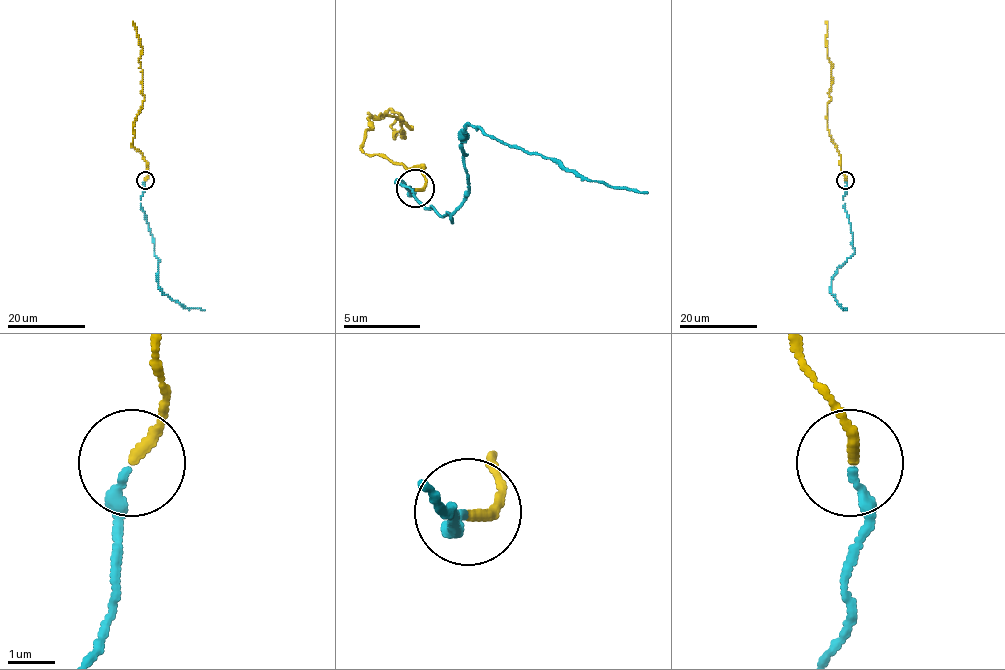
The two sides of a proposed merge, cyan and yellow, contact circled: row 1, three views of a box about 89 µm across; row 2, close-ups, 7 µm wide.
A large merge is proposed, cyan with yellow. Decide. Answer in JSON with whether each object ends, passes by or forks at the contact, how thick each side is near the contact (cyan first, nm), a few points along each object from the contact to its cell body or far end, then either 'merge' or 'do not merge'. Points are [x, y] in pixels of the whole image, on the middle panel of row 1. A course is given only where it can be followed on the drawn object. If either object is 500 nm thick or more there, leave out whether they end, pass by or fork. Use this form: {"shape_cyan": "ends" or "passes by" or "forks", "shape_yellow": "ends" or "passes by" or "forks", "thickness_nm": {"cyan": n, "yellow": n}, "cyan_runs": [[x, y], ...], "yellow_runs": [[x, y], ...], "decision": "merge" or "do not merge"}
{"shape_cyan": "ends", "shape_yellow": "ends", "thickness_nm": {"cyan": 220, "yellow": 240}, "cyan_runs": [[414, 187], [395, 184], [452, 222], [471, 126], [574, 176], [647, 191]], "yellow_runs": [[414, 187], [425, 168], [360, 145], [368, 119], [395, 115], [402, 138], [402, 115], [368, 111]], "decision": "merge"}

